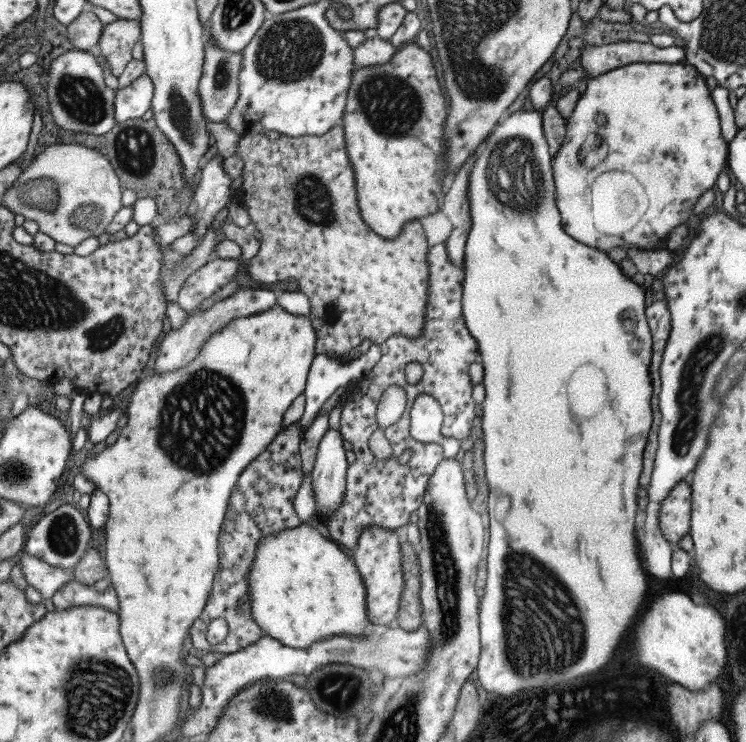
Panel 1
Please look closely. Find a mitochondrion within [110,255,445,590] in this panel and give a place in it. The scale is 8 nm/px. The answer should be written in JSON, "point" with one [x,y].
{"point":[200,421]}

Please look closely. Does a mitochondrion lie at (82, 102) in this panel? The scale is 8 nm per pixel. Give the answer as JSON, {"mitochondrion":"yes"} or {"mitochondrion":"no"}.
{"mitochondrion":"yes"}

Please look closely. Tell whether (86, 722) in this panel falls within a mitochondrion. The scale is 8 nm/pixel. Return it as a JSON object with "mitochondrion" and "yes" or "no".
{"mitochondrion":"yes"}

